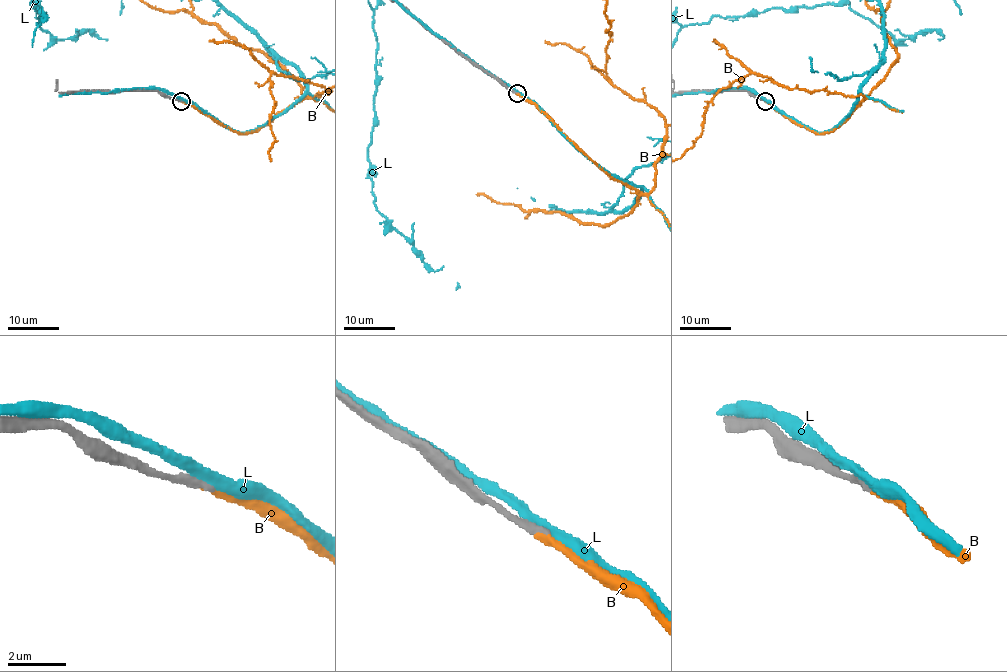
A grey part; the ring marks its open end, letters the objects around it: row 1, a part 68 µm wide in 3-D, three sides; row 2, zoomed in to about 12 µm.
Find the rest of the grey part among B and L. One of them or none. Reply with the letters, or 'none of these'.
B

